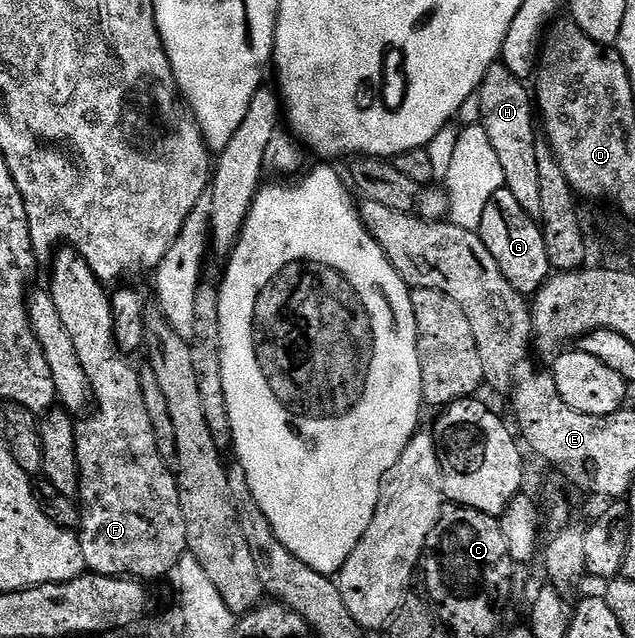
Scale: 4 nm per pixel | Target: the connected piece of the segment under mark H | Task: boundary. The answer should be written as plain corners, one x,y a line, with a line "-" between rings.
498,60
491,68
487,68
481,89
477,91
475,98
476,101
481,101
479,125
487,132
491,148
495,148
499,156
508,197
519,200
519,208
527,212
529,218
537,220
541,217
539,195
543,193
539,188
539,164
535,160
539,130
535,125
535,98
530,87
528,90
525,86
528,85
522,79
511,76
508,68

